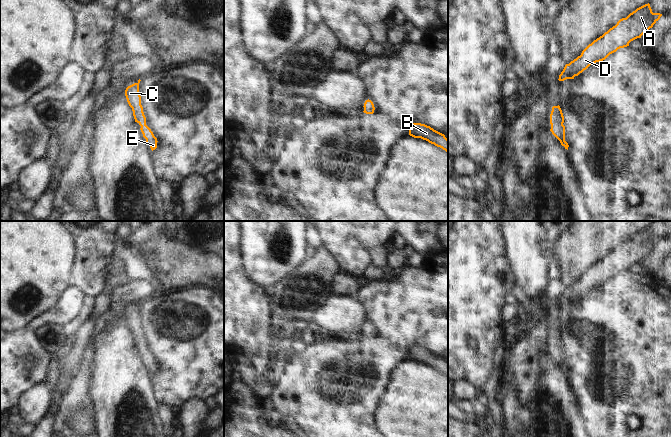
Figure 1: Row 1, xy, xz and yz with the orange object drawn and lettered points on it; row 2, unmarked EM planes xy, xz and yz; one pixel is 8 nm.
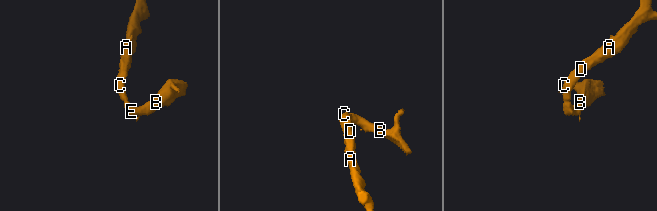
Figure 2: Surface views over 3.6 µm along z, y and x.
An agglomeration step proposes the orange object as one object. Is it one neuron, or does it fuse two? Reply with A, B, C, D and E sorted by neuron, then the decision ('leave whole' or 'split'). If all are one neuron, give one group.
groups A B C D E; leave whole

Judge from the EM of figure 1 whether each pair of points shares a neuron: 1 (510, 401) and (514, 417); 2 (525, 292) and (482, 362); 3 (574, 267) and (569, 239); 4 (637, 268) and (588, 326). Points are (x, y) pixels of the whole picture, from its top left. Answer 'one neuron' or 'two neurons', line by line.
1: one neuron
2: two neurons
3: one neuron
4: two neurons

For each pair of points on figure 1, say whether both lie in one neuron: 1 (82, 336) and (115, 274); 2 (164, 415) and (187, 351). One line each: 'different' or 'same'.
1: same
2: different

